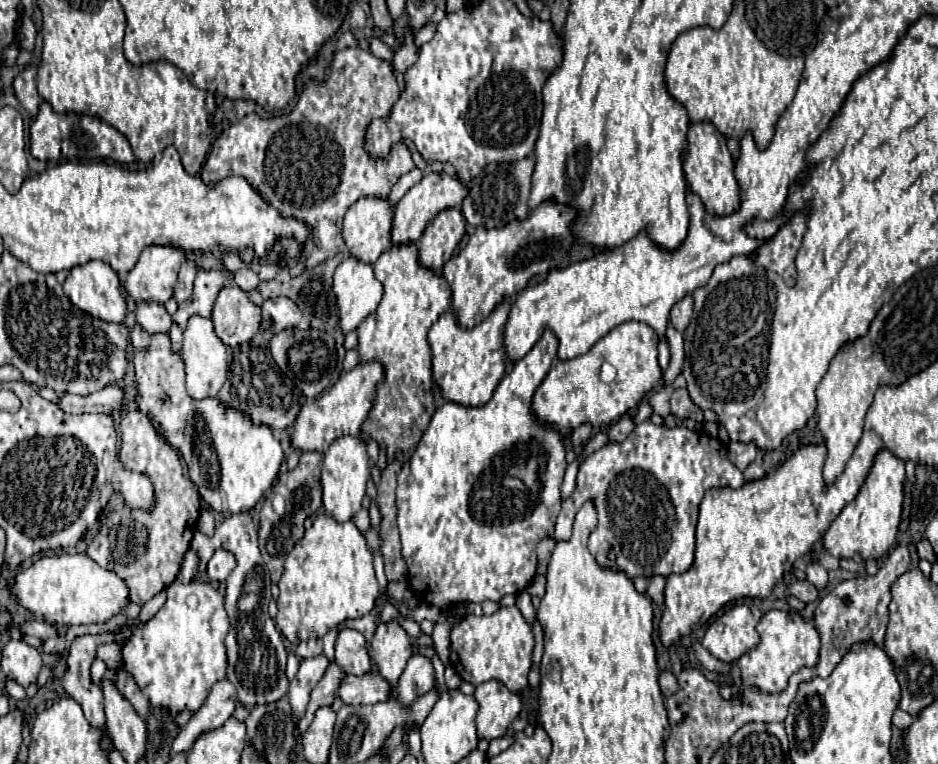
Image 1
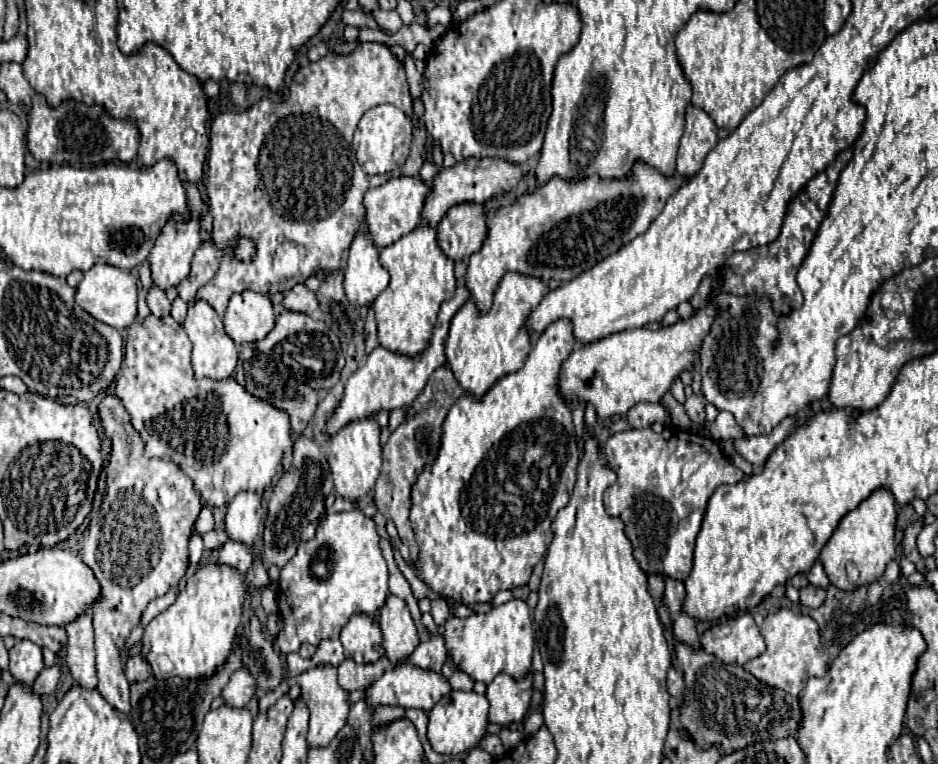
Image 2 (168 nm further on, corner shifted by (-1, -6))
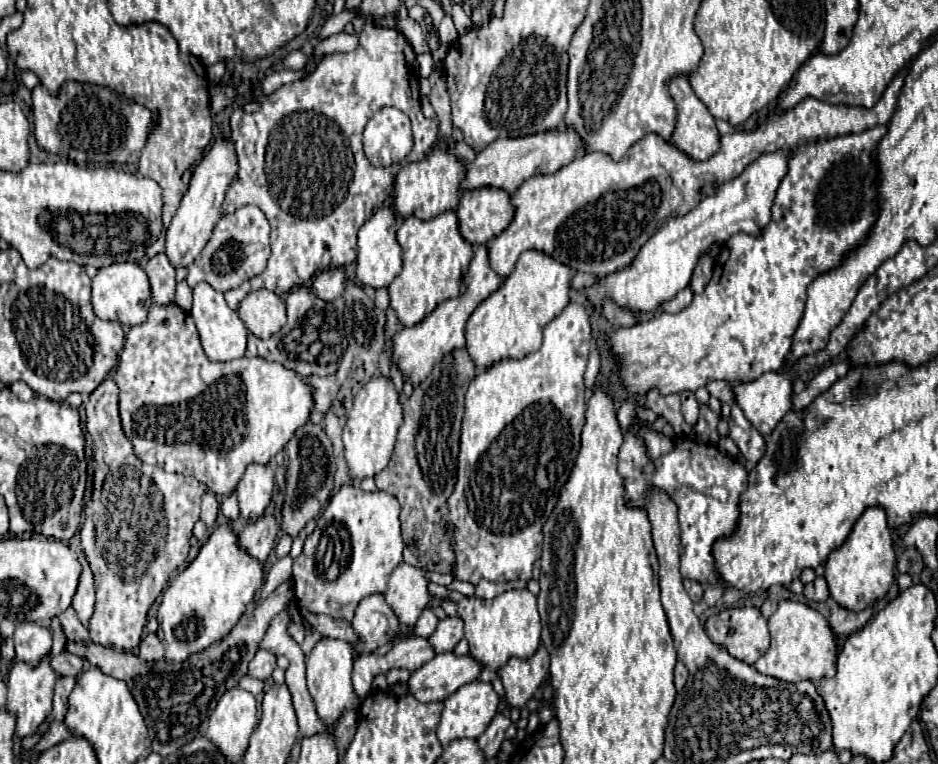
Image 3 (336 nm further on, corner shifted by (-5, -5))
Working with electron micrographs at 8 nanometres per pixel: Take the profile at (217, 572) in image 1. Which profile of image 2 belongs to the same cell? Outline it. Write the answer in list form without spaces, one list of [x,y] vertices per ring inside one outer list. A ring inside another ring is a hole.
[[[229,539],[219,551],[219,563],[231,565],[241,573],[247,573],[247,569],[253,565],[253,547]]]

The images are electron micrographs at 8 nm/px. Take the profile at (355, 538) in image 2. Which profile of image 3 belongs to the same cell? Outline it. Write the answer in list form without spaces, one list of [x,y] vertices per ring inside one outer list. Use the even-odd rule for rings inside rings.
[[[343,486],[329,500],[329,506],[325,508],[321,518],[317,520],[317,528],[305,540],[301,556],[293,560],[293,590],[295,590],[295,598],[297,598],[297,602],[303,608],[307,608],[313,614],[327,614],[333,620],[351,622],[359,600],[363,600],[367,596],[373,596],[373,594],[387,592],[387,580],[389,580],[391,572],[401,562],[403,562],[403,540],[401,540],[401,532],[399,532],[399,502],[395,500],[395,496],[391,496],[387,492],[381,492],[381,490],[377,490],[373,494],[367,494],[361,488],[357,488],[357,486]],[[337,518],[341,518],[341,526],[349,532],[351,550],[349,550],[349,556],[339,558],[339,574],[333,580],[329,580],[329,566],[335,560],[335,550],[333,550],[333,536],[327,530],[329,530],[329,526],[337,524]]]

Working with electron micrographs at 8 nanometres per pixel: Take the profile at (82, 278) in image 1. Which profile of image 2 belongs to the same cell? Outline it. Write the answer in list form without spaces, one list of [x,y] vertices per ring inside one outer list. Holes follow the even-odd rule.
[[[93,265],[77,287],[77,305],[91,313],[97,321],[115,329],[127,329],[137,317],[137,279],[113,265]]]

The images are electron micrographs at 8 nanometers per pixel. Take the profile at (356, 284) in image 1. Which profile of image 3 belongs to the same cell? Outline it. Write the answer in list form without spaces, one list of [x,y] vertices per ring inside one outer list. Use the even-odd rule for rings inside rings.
[[[391,206],[377,210],[371,220],[367,220],[367,224],[363,224],[363,228],[357,234],[357,280],[363,286],[371,286],[371,288],[387,288],[393,278],[401,272],[401,248],[395,240],[395,232],[397,232],[397,218]]]

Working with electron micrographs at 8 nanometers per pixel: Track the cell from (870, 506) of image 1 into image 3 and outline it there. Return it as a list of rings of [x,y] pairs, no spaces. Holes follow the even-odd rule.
[[[881,506],[867,508],[855,522],[847,540],[829,554],[825,562],[825,580],[831,598],[849,610],[863,610],[889,592],[895,580],[895,550],[887,514]]]

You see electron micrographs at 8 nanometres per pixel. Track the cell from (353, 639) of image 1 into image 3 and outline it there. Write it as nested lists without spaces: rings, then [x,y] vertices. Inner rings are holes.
[[[367,596],[367,600],[361,600],[351,624],[359,636],[355,642],[359,654],[369,654],[379,646],[387,646],[391,636],[399,630],[399,622],[383,596]]]

